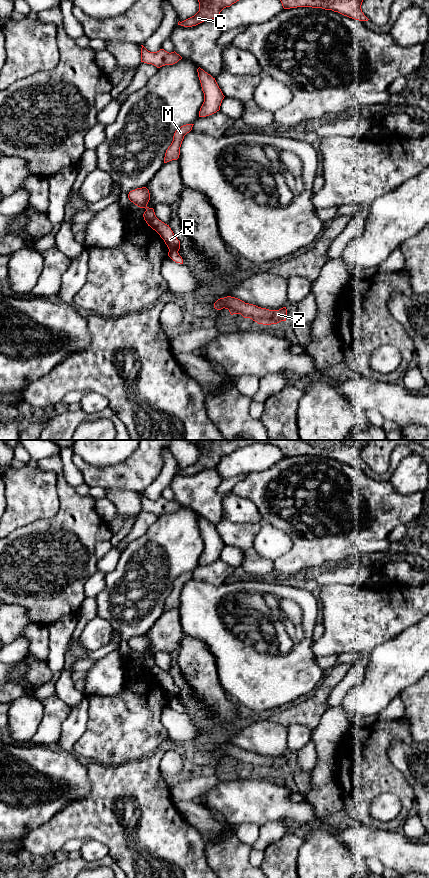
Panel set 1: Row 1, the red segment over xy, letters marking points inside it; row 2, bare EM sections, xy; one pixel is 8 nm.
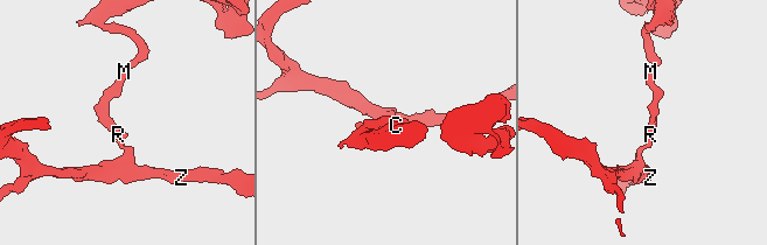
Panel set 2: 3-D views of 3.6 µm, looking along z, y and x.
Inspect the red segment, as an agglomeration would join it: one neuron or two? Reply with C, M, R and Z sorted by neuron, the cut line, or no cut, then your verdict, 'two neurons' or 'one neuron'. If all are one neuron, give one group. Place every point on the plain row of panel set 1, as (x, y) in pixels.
groups C M R / Z; cut xy (169, 697), (177, 699); two neurons

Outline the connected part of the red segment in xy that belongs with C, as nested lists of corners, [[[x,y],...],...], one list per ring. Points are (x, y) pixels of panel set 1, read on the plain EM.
[[[200,440],[197,446],[199,459],[192,465],[178,470],[184,475],[196,474],[217,466],[220,460],[237,449],[254,444],[267,443],[279,447],[284,457],[297,455],[322,456],[338,460],[349,466],[368,469],[361,457],[370,440]]]

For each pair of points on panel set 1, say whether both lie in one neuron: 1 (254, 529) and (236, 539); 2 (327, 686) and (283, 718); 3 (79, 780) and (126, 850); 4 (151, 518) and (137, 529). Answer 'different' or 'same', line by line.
1: same
2: same
3: different
4: same

